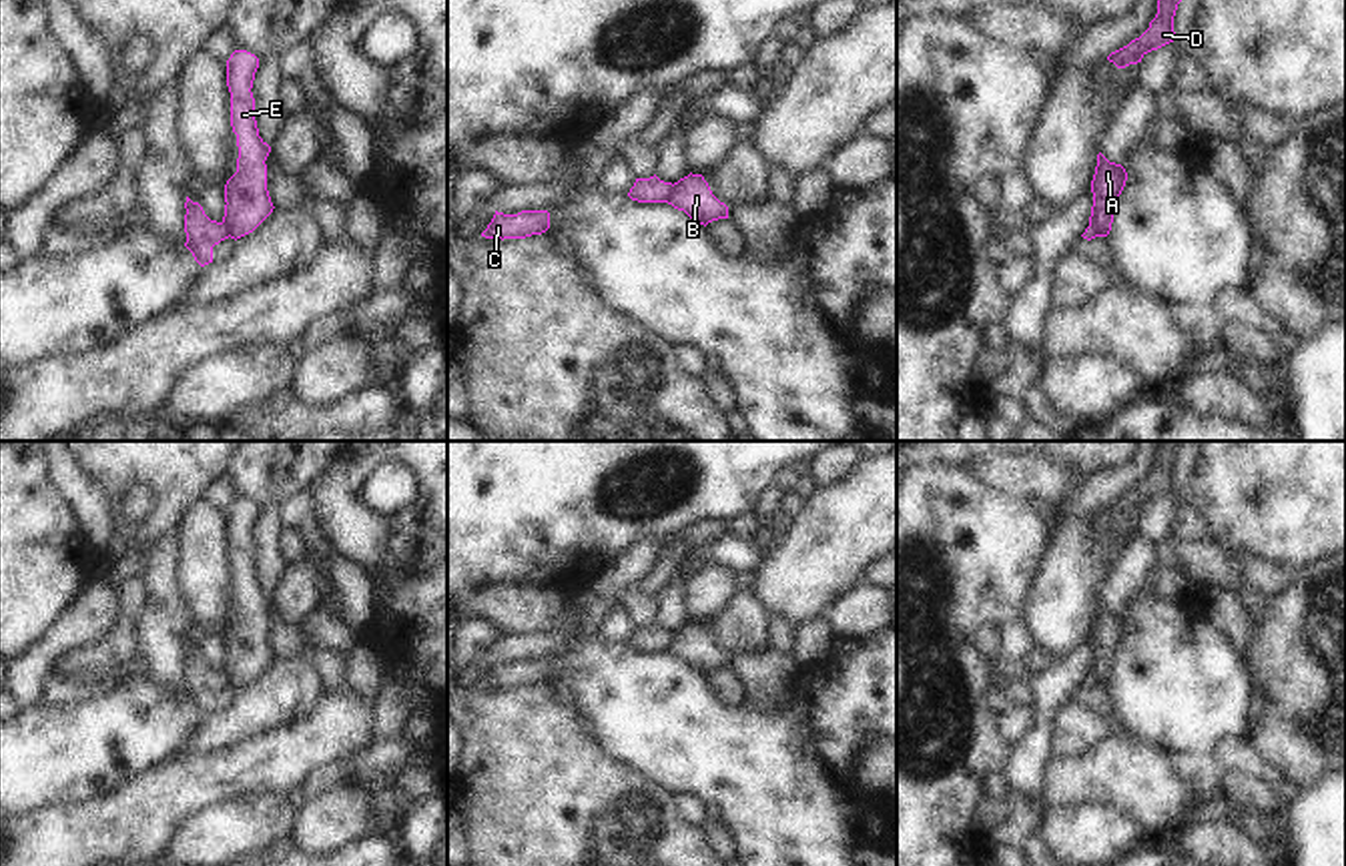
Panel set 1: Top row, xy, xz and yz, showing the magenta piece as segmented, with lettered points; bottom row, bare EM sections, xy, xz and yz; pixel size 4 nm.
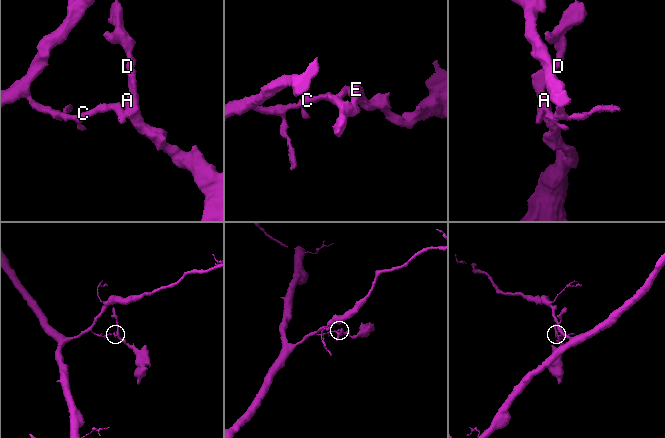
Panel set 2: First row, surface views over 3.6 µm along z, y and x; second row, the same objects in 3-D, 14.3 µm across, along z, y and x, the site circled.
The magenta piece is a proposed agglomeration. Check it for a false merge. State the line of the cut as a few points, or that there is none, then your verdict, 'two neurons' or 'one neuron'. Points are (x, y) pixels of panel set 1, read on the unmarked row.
xz (675, 634), (664, 650) | two neurons

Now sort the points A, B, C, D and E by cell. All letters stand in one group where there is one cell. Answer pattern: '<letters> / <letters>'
A B D E / C

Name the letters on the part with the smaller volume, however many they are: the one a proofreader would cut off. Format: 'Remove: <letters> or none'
Remove: A, B, D, E

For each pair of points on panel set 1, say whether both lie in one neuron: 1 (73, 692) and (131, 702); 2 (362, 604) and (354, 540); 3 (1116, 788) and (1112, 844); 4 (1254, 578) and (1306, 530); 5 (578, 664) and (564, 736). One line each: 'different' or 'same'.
1: different
2: different
3: different
4: different
5: different

